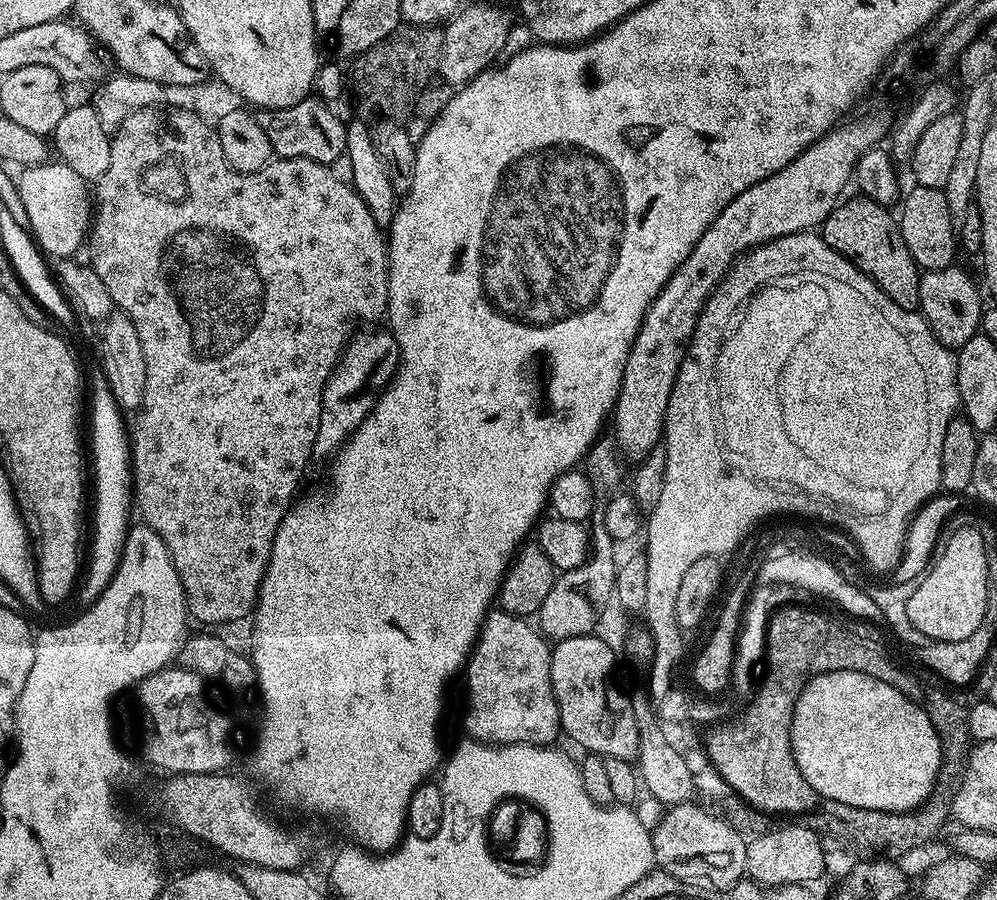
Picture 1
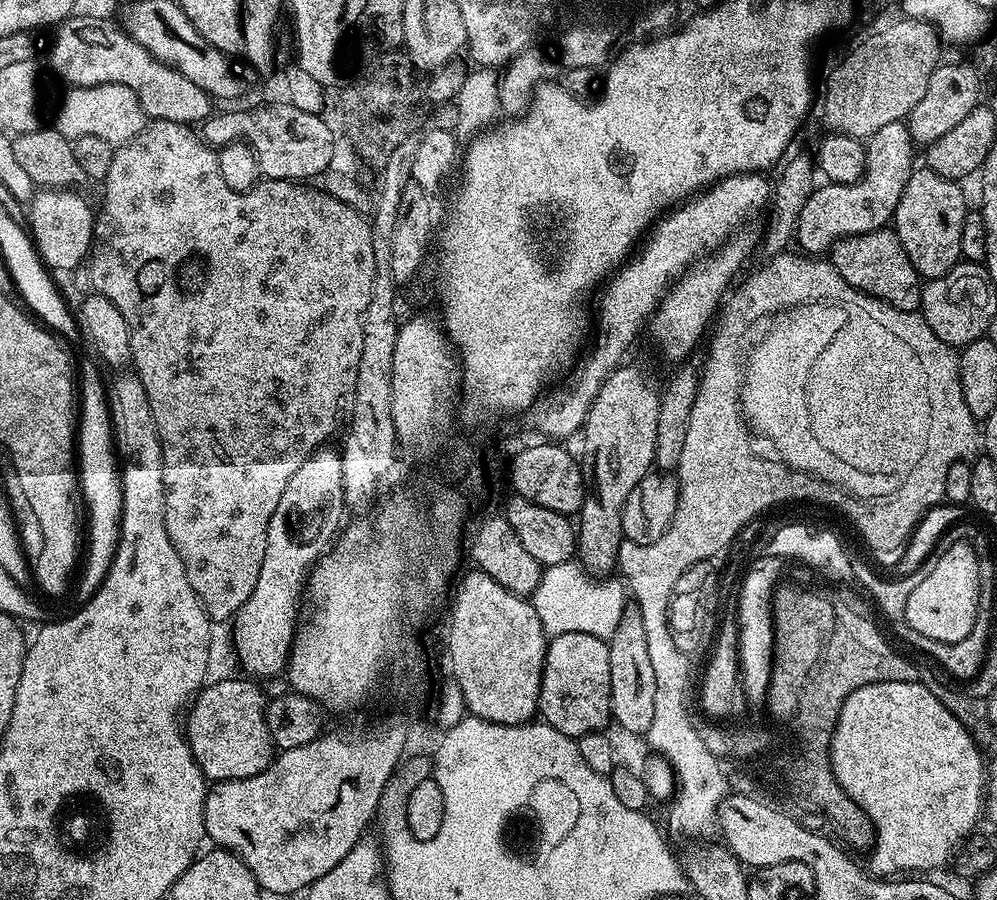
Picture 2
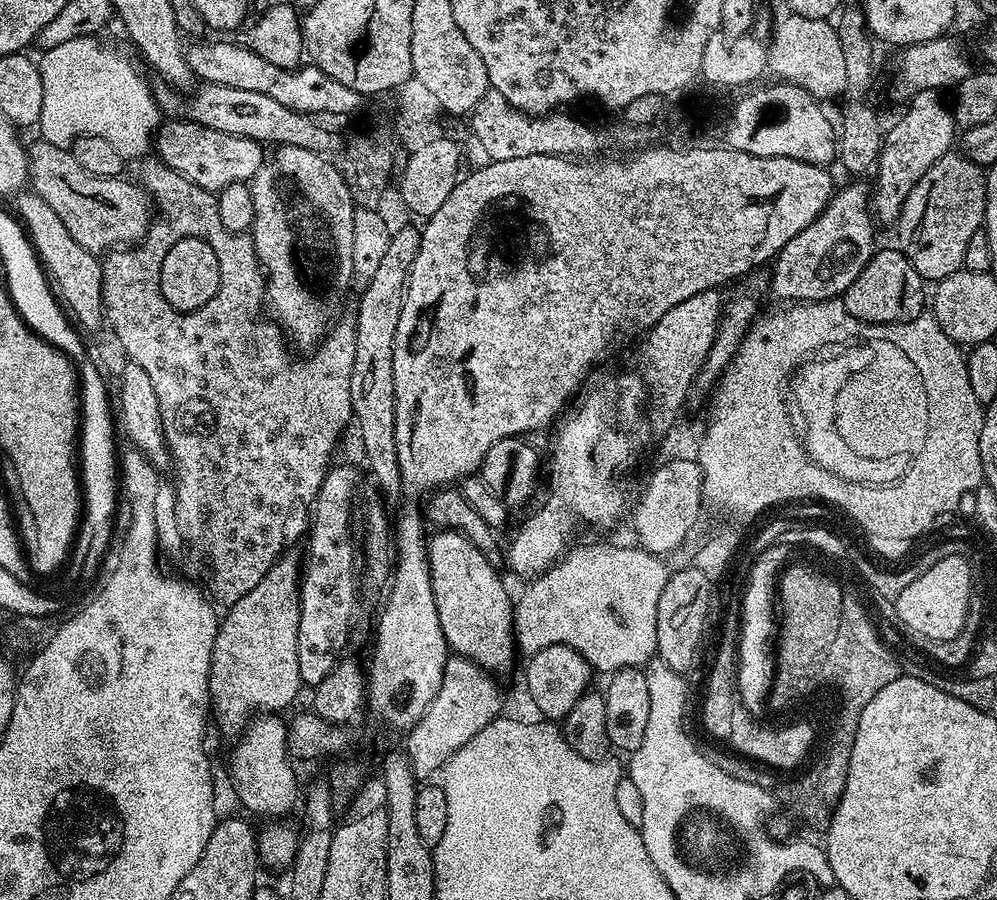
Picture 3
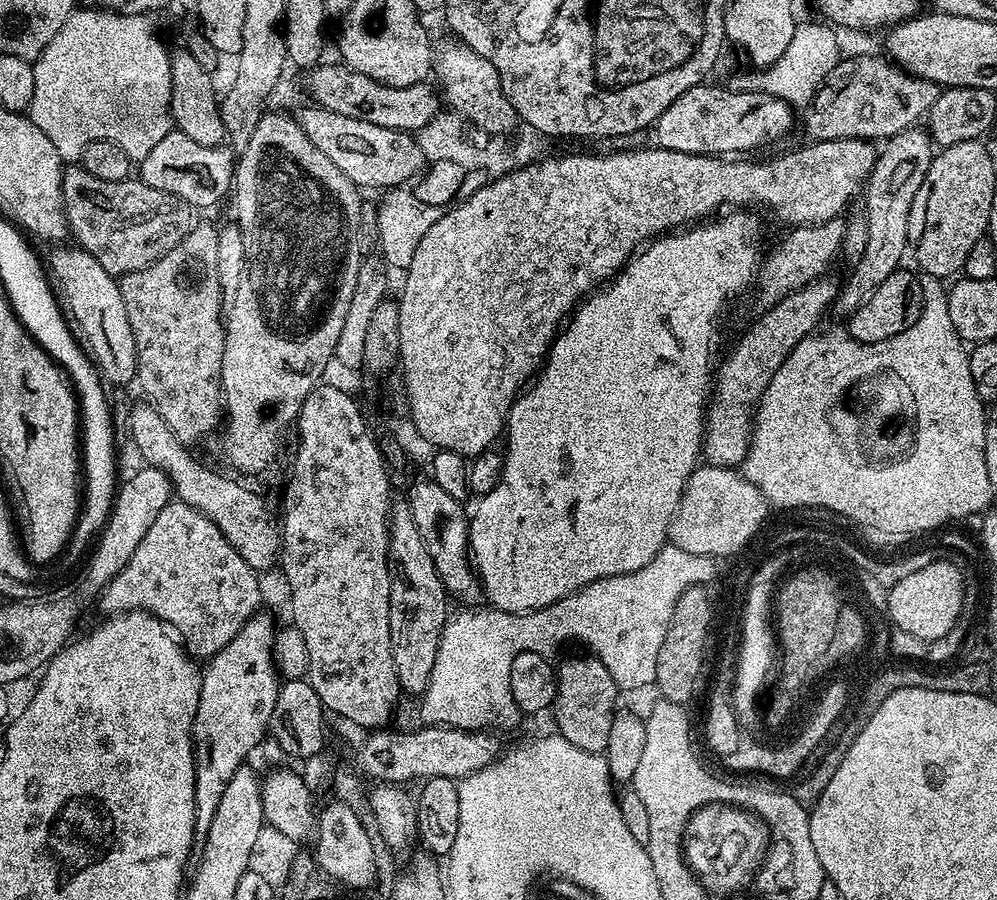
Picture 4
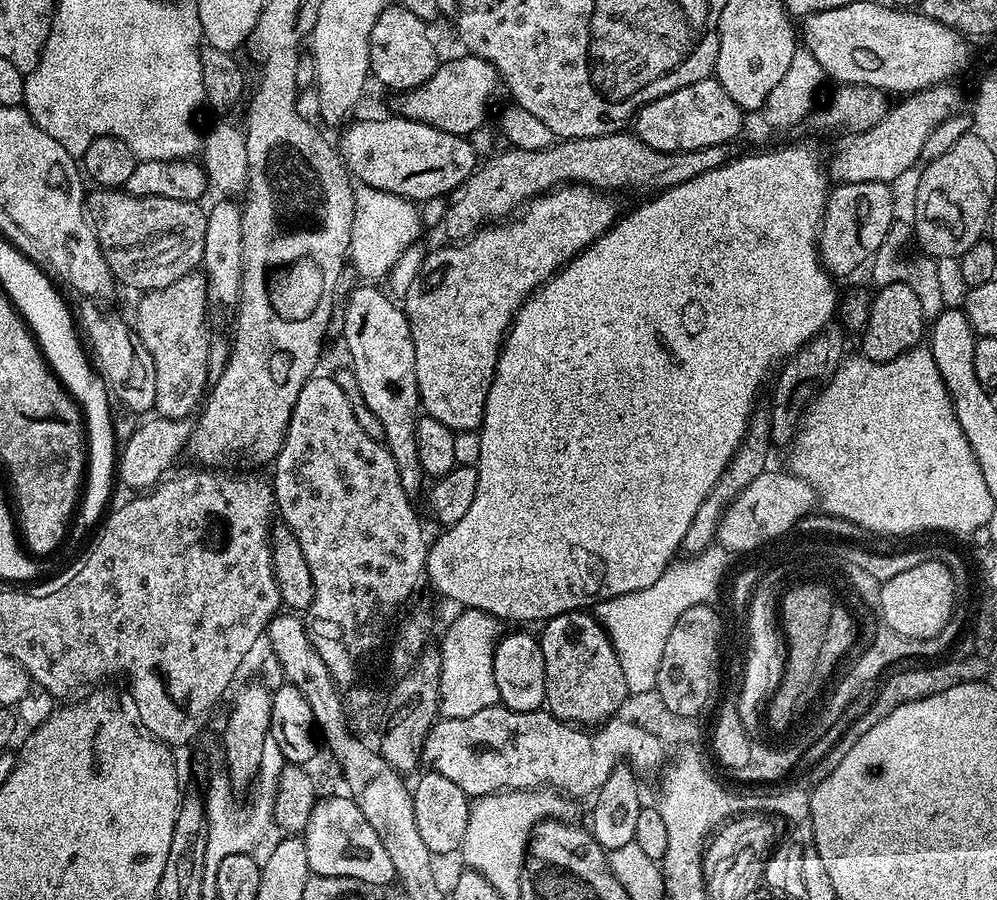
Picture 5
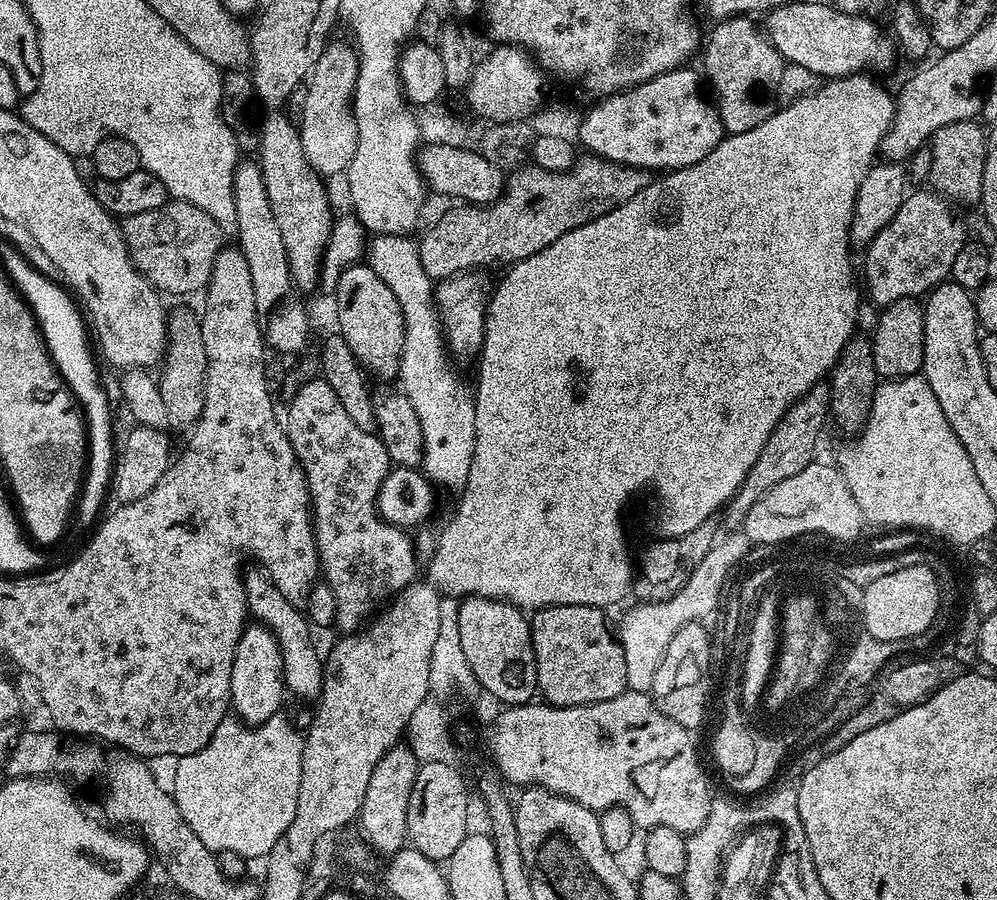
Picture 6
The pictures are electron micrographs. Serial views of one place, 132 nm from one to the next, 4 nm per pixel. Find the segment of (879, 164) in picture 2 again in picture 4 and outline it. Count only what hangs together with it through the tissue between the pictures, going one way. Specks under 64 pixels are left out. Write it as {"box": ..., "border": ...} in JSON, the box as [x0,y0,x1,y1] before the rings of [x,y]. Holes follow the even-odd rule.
{"box":[702,278,838,468],"border":[[[832,278],[812,280],[797,292],[789,292],[777,304],[765,307],[764,313],[741,334],[736,345],[728,352],[724,361],[714,368],[714,379],[710,399],[704,417],[704,443],[702,460],[719,468],[736,468],[744,461],[748,443],[752,441],[752,426],[756,405],[766,390],[770,378],[778,366],[806,336],[813,335],[821,327],[820,319],[836,300],[838,284]]]}

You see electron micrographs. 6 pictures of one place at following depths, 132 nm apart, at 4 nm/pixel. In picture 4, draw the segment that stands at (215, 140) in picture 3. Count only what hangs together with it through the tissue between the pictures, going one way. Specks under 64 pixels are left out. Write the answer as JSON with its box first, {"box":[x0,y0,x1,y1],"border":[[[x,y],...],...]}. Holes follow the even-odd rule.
{"box":[138,131,234,209],"border":[[[172,131],[146,154],[146,158],[139,161],[138,179],[146,186],[154,186],[154,190],[166,190],[166,194],[174,194],[179,200],[185,200],[192,205],[193,209],[212,208],[224,195],[229,195],[234,184],[234,156],[227,147],[224,146],[202,146],[199,142],[194,142],[187,134]]]}

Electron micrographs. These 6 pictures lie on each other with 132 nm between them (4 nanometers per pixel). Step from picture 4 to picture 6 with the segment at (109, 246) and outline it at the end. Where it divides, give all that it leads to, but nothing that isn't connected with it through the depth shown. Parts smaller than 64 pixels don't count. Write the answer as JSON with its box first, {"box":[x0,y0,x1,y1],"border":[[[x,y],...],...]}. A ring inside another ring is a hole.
{"box":[120,199,222,296],"border":[[[169,199],[158,206],[158,210],[123,217],[120,232],[132,265],[152,283],[157,292],[188,296],[191,292],[203,293],[207,288],[214,258],[222,247],[222,229],[214,218],[210,218],[210,214],[206,214],[206,210],[198,210],[198,206],[185,200]]]}

